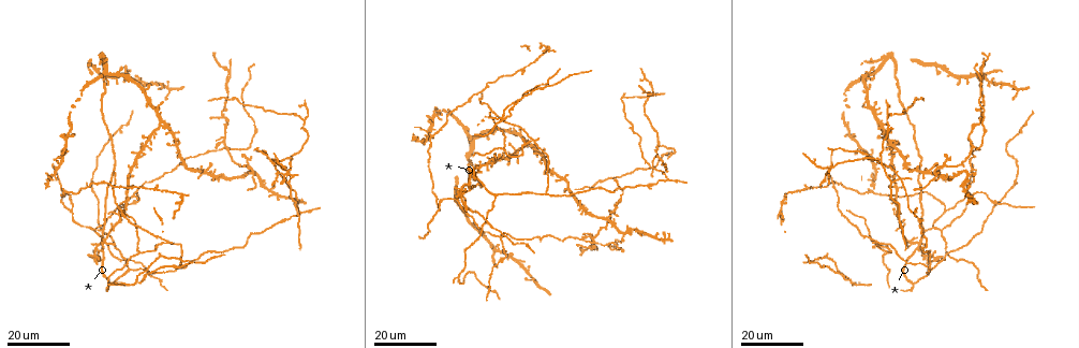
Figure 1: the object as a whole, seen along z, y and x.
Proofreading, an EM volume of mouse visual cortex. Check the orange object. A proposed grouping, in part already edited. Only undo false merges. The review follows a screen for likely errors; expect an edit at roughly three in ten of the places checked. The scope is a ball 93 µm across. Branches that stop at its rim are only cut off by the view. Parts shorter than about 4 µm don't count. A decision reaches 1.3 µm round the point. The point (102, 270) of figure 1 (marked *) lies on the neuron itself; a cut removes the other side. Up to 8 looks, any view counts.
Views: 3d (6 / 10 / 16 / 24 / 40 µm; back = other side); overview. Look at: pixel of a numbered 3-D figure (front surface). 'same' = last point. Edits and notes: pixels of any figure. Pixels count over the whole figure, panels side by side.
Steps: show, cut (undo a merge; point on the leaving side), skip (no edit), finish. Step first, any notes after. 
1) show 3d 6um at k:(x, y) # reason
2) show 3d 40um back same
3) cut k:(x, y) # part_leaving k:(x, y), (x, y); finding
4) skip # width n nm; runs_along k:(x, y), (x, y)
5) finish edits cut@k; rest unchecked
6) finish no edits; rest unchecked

show 3d 24um at 1:(140, 252) # side arm on a straight run

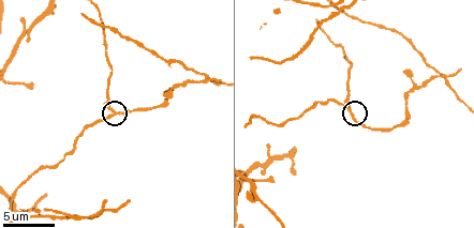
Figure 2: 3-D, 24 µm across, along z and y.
show 3d 6um at 2:(110, 112)

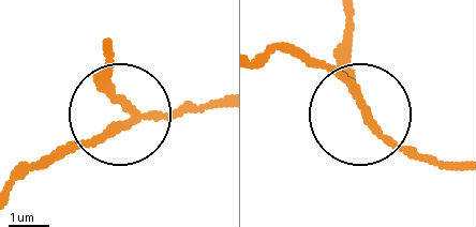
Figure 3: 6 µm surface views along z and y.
cut 3:(103, 90) # width 190 nm; part_leaving 3:(136, 114), (106, 82), (106, 53); a second neuron is stuck on

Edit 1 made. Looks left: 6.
show overview

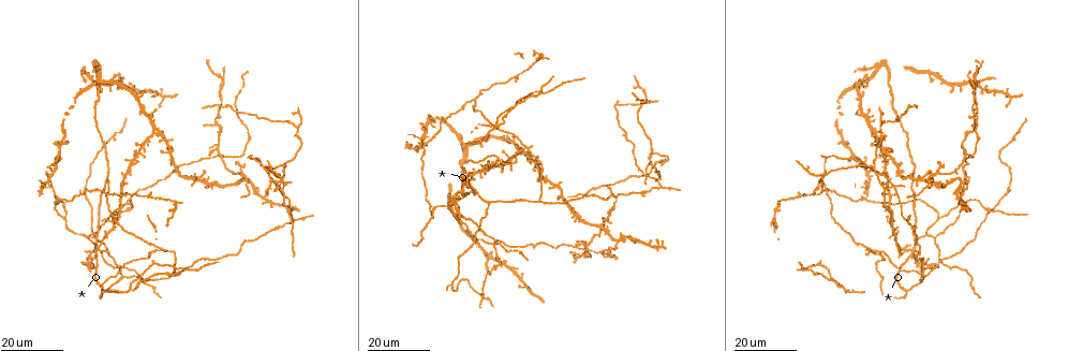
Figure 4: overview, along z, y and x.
show 3d 24um at 4:(126, 200)

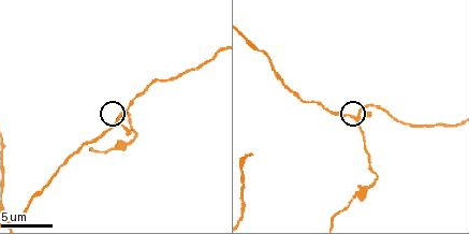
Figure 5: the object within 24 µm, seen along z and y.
show 3d 10um at 5:(118, 121)

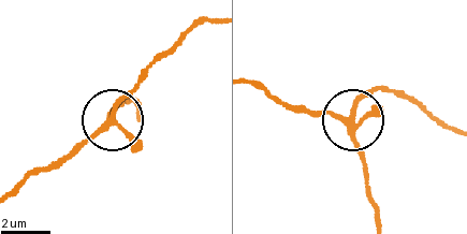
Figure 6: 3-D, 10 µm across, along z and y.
skip # side_arm 26 um; runs_along 6:(251, 82), (276, 100), (349, 119), (366, 170); one neuron here

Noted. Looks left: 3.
show 3d 24um at 4:(464, 199) # three arms meet

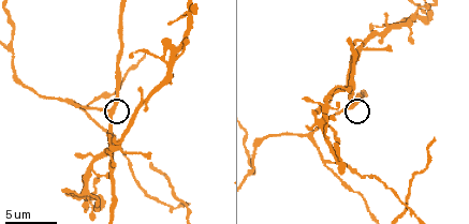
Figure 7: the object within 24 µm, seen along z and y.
show 3d 6um at 7:(111, 108) # zoom in

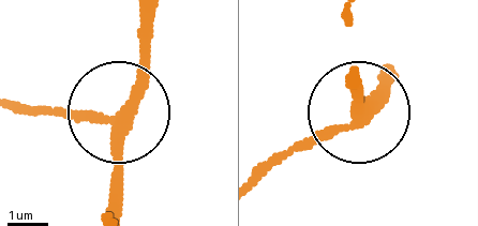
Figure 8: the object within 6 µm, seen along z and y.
skip # side_arm 120 um; one neuron here

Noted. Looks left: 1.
show 3d 10um at 2:(448, 80) # looks like a crossing

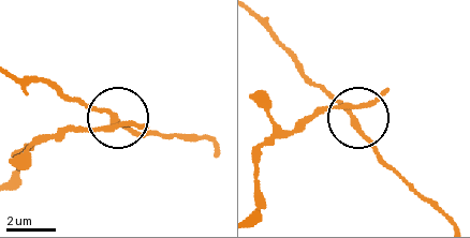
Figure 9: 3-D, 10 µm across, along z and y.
skip # width 210 nm; runs_along 9:(218, 148), (195, 136), (137, 136), (74, 101); continuous, no second neuron

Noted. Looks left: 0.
finish edits cut@3; rest unchecked

